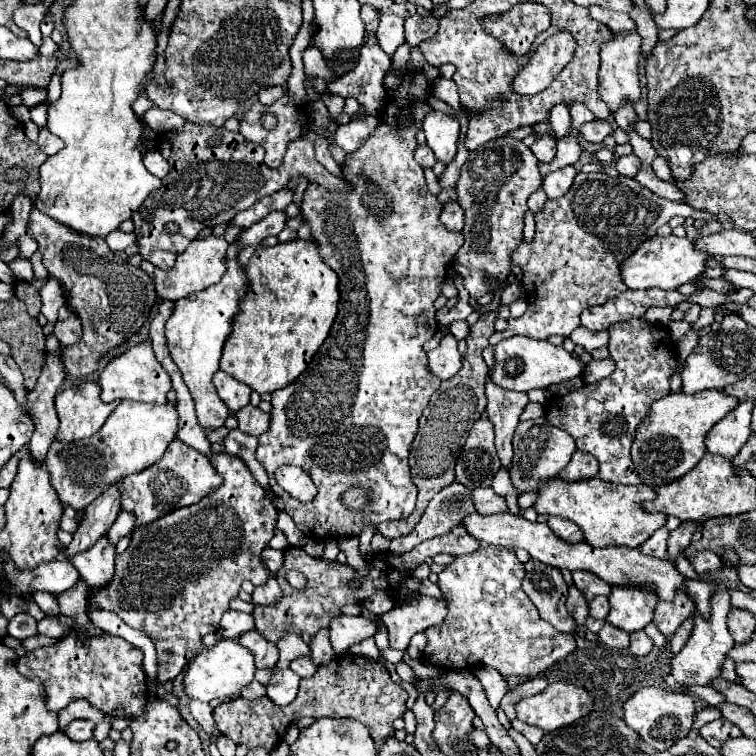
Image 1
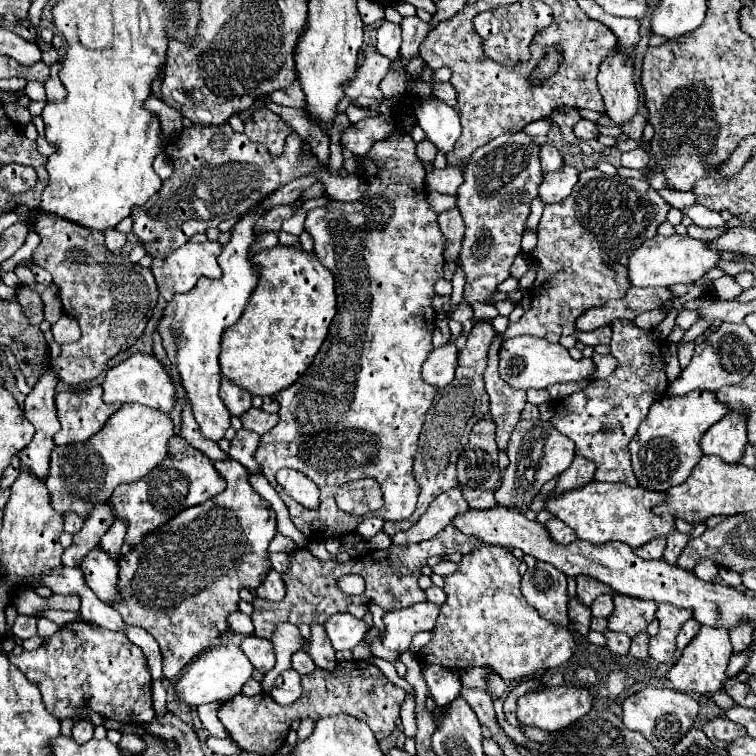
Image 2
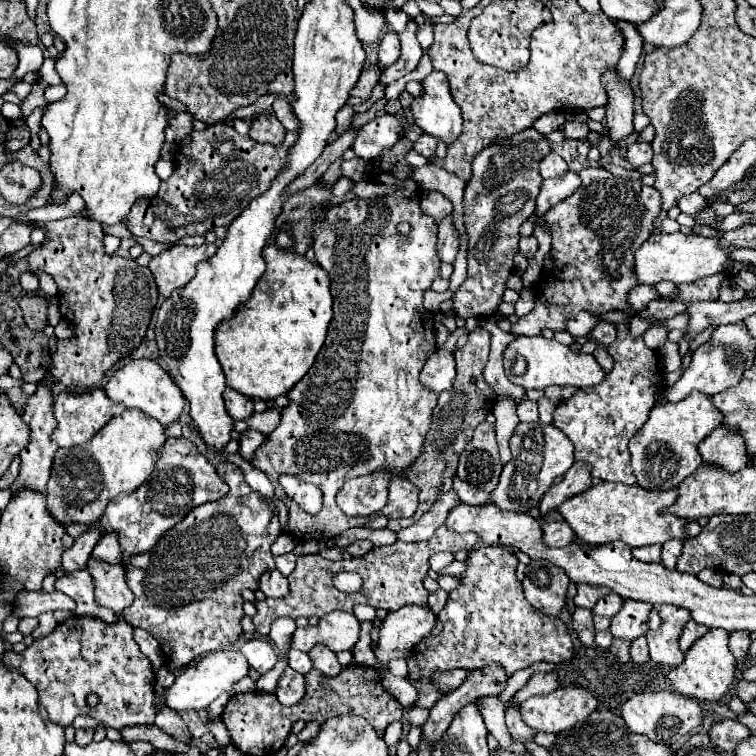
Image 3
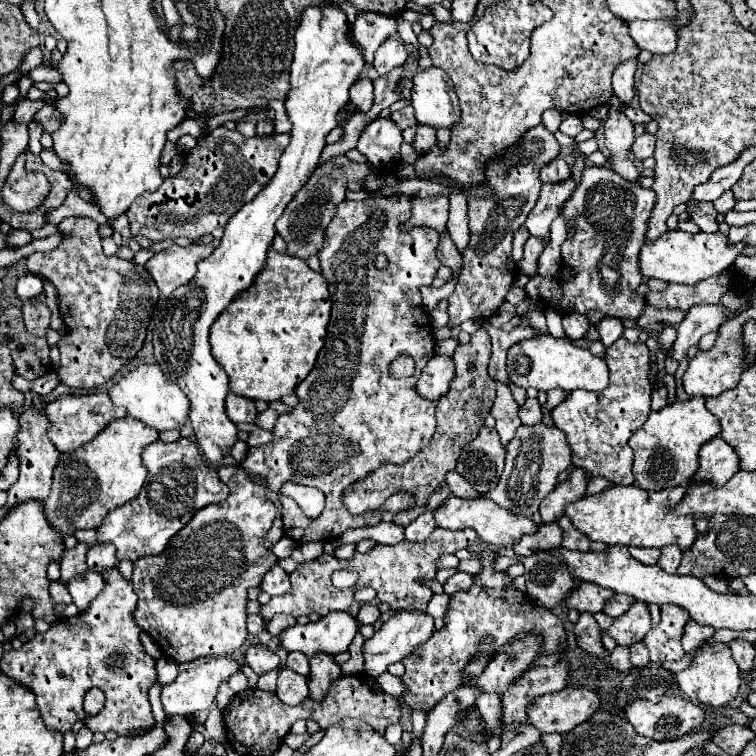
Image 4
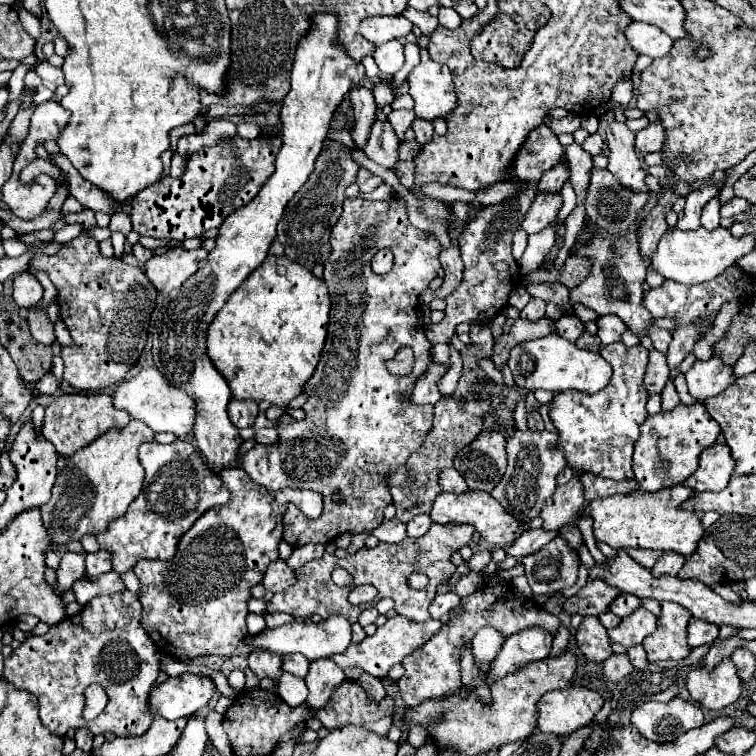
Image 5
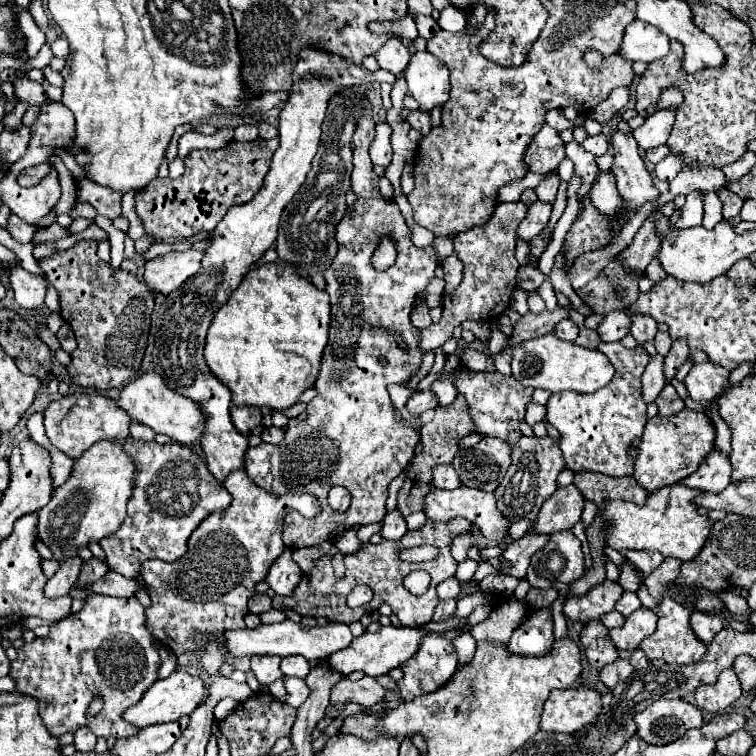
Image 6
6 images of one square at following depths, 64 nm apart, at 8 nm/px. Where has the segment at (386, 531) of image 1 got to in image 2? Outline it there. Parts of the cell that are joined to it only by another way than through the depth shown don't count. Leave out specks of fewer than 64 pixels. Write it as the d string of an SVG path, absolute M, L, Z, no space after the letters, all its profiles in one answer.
M480 320L472 332L468 334L468 344L458 352L458 368L456 368L456 378L452 380L452 384L448 384L448 388L442 388L436 392L436 400L432 404L432 408L426 414L426 422L424 422L424 432L420 434L420 442L418 442L418 450L414 456L414 480L420 486L420 496L418 496L418 506L412 518L402 520L402 522L386 522L384 524L384 532L394 536L396 532L408 530L412 524L416 524L416 520L426 512L426 508L430 506L430 502L440 496L442 492L446 492L452 486L458 486L456 480L456 462L458 456L462 452L462 448L468 444L468 436L472 426L482 420L488 410L490 410L490 402L488 402L488 394L484 390L484 368L486 368L486 354L490 348L490 342L494 340L494 328L490 322Z

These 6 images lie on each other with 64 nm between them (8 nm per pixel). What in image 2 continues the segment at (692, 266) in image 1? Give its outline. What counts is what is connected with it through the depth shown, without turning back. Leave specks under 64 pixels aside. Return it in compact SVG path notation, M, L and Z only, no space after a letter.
M656 234L652 240L646 240L632 256L628 264L628 276L632 286L672 286L672 284L692 284L706 276L720 262L720 252L712 250L706 240L696 240L690 236L660 236Z

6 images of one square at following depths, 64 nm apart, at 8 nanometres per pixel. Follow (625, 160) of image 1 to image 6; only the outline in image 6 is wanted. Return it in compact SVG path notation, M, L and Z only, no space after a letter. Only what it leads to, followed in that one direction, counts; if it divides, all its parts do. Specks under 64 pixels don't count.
M670 106L660 112L650 114L644 120L644 124L634 130L634 138L636 138L638 146L644 150L650 150L654 146L664 144L672 132L672 126L676 120L676 110L678 110L678 106Z

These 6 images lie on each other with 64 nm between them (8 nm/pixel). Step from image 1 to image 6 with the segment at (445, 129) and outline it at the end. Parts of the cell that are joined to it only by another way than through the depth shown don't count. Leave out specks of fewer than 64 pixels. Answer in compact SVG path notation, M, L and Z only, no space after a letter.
M424 50L412 54L404 78L410 94L420 102L422 110L430 112L434 106L442 106L448 100L448 68L430 52Z

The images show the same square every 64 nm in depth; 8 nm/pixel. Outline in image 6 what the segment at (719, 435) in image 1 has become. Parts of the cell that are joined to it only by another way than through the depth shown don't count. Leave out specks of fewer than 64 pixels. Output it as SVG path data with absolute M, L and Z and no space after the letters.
M714 448L704 458L704 464L700 464L700 468L692 476L684 478L682 484L688 488L698 488L706 492L720 492L730 484L730 472L732 472L730 460L726 458L726 454Z

